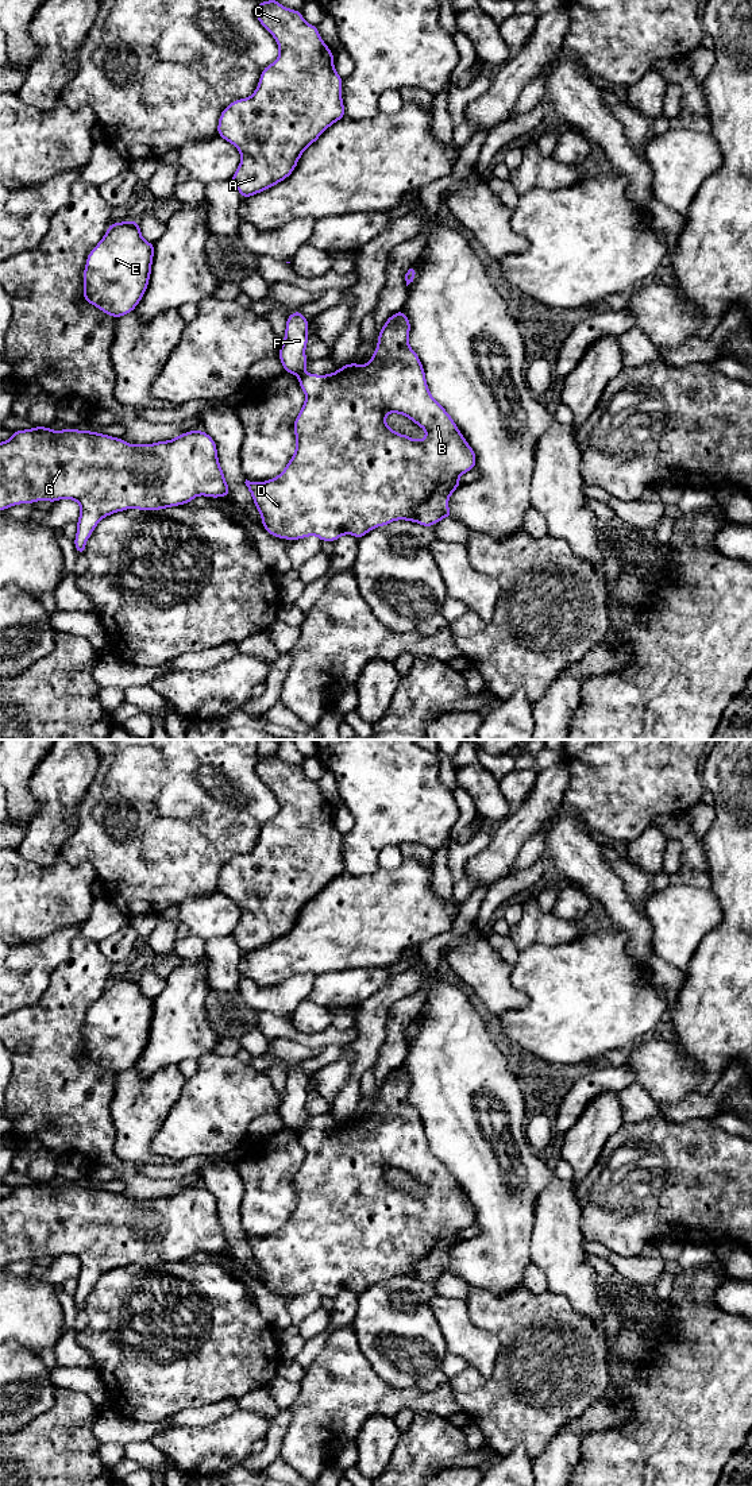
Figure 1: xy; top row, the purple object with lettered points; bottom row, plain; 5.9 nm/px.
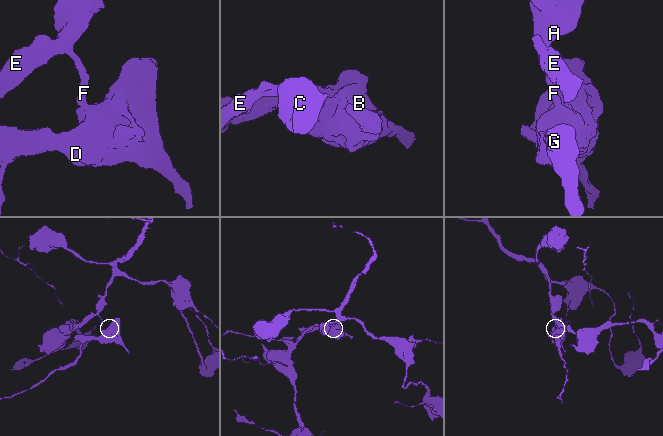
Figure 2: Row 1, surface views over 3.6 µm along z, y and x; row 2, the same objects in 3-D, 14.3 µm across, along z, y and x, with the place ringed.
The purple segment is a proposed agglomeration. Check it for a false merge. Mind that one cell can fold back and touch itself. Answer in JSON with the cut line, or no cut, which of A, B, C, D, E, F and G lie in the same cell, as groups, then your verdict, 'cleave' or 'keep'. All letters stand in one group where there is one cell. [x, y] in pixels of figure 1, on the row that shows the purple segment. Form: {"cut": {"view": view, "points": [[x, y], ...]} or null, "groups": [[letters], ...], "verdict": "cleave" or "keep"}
{"cut": {"view": "xy", "points": [[304, 371], [299, 377]]}, "groups": [["A", "C", "E", "F"], ["B", "D", "G"]], "verdict": "cleave"}

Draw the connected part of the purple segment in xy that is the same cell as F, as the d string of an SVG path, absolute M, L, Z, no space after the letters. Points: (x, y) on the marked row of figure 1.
M300 309L286 319L285 339L278 351L278 358L282 362L285 373L297 377L305 373L308 359L305 348L308 344L309 321L300 313Z

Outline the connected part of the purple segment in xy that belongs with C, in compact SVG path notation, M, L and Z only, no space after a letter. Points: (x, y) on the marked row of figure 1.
M277 0L258 3L255 15L277 40L279 55L262 70L255 92L224 108L217 124L217 135L232 143L242 155L231 178L242 198L288 178L301 154L328 127L344 117L343 78L335 72L333 53L317 27L306 23L301 11L289 9Z

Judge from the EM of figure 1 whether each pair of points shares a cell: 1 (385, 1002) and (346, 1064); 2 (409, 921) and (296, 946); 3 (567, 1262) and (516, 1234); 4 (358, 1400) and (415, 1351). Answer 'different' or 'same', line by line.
1: different
2: same
3: different
4: different

